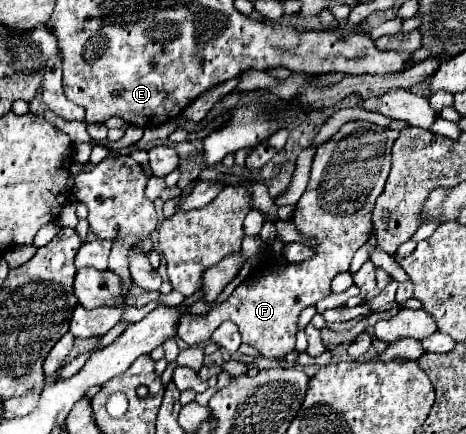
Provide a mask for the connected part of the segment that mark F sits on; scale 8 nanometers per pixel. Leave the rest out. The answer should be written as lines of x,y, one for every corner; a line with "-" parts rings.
350,121
324,145
316,149
312,161
310,183
296,203
292,221
302,237
314,239
310,245
314,257
302,263
288,263
282,271
272,271
276,255
264,251
264,271
246,283
240,283
226,303
216,305
206,315
186,313
178,325
178,337
188,345
206,343
224,323
234,321
242,333
242,341
256,347
262,357
284,359
294,349
296,321
302,309
316,305
330,295
330,283
338,273
350,269
354,253
370,239
372,209
384,189
390,171
390,151
400,133
378,127
368,121

